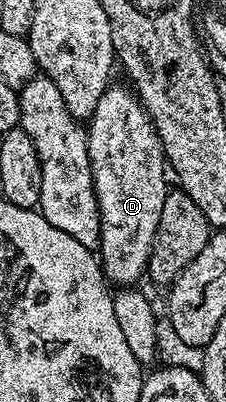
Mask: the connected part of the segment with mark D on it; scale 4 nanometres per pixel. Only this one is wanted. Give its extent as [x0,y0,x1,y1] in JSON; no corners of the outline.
[86,87,168,286]

